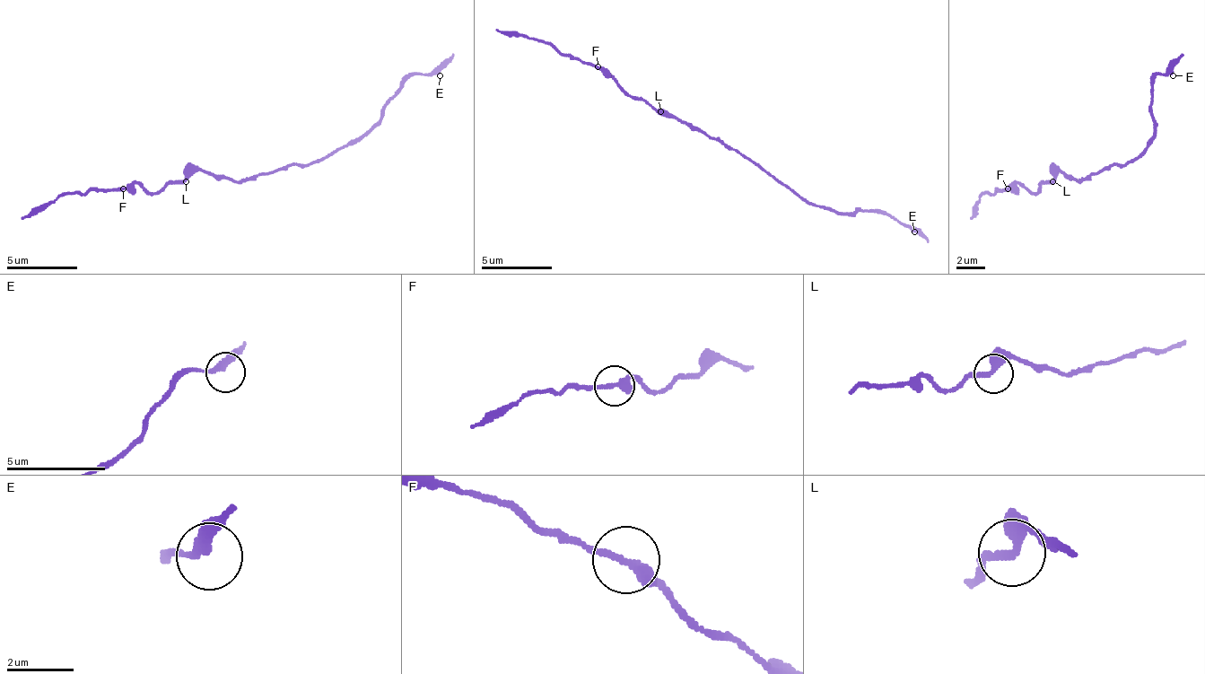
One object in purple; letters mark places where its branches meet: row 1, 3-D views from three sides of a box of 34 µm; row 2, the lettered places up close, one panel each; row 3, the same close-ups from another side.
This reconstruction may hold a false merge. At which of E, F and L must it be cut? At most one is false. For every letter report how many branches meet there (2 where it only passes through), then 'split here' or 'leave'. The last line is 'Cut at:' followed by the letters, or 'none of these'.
E: branches 2; leave
F: branches 2; leave
L: branches 2; leave
Cut at: none of these

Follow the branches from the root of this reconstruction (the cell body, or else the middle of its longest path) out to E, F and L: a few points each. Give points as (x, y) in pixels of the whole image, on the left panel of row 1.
E: (249, 178), (274, 174), (292, 163), (319, 163), (330, 153), (352, 145), (411, 75), (440, 75)
F: (249, 178), (231, 181), (228, 178), (213, 178), (193, 170), (182, 181), (171, 181), (158, 191), (122, 188)
L: (249, 178), (231, 181), (228, 178), (213, 178), (196, 170), (186, 181)

